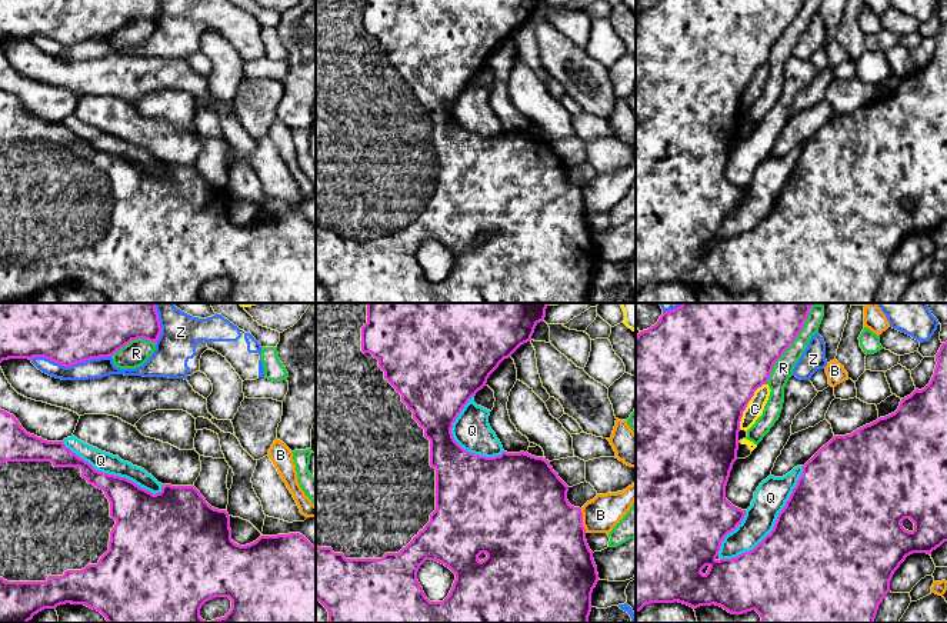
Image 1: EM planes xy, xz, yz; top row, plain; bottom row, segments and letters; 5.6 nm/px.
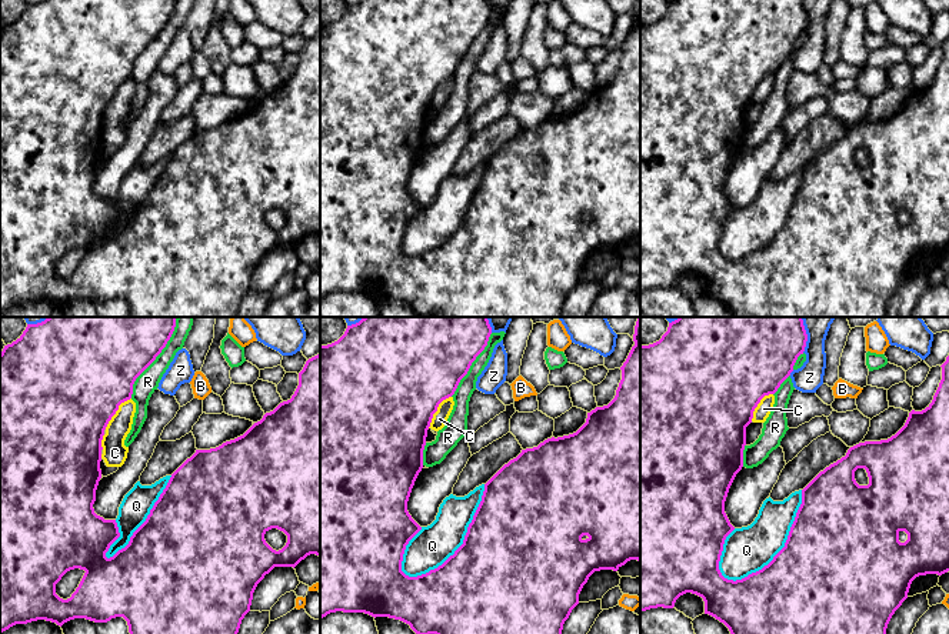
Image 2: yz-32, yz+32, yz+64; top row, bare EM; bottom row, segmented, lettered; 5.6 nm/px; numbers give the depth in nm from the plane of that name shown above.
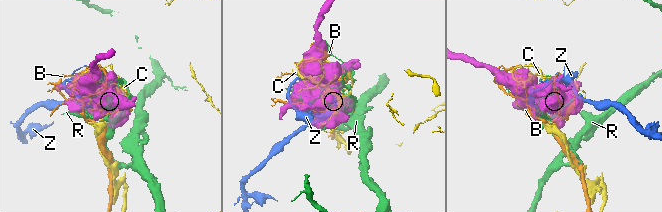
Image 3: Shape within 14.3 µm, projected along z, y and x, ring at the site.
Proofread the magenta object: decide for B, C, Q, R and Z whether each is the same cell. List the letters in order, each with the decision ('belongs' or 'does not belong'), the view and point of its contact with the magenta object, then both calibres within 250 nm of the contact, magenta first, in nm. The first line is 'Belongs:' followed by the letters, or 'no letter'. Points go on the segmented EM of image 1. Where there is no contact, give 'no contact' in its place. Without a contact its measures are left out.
Belongs: no letter
B: does not belong | xz (582, 520) | 500/200 nm
C: does not belong | yz (747, 403) | 500/100 nm
Q: does not belong | yz (774, 523) | 500/180 nm
R: does not belong | yz (790, 343) | 500/110 nm
Z: does not belong | xy (70, 365) | 480/110 nm

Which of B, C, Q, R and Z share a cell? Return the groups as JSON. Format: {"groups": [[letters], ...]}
{"groups": [["B"], ["C", "Q"], ["R"], ["Z"]]}

